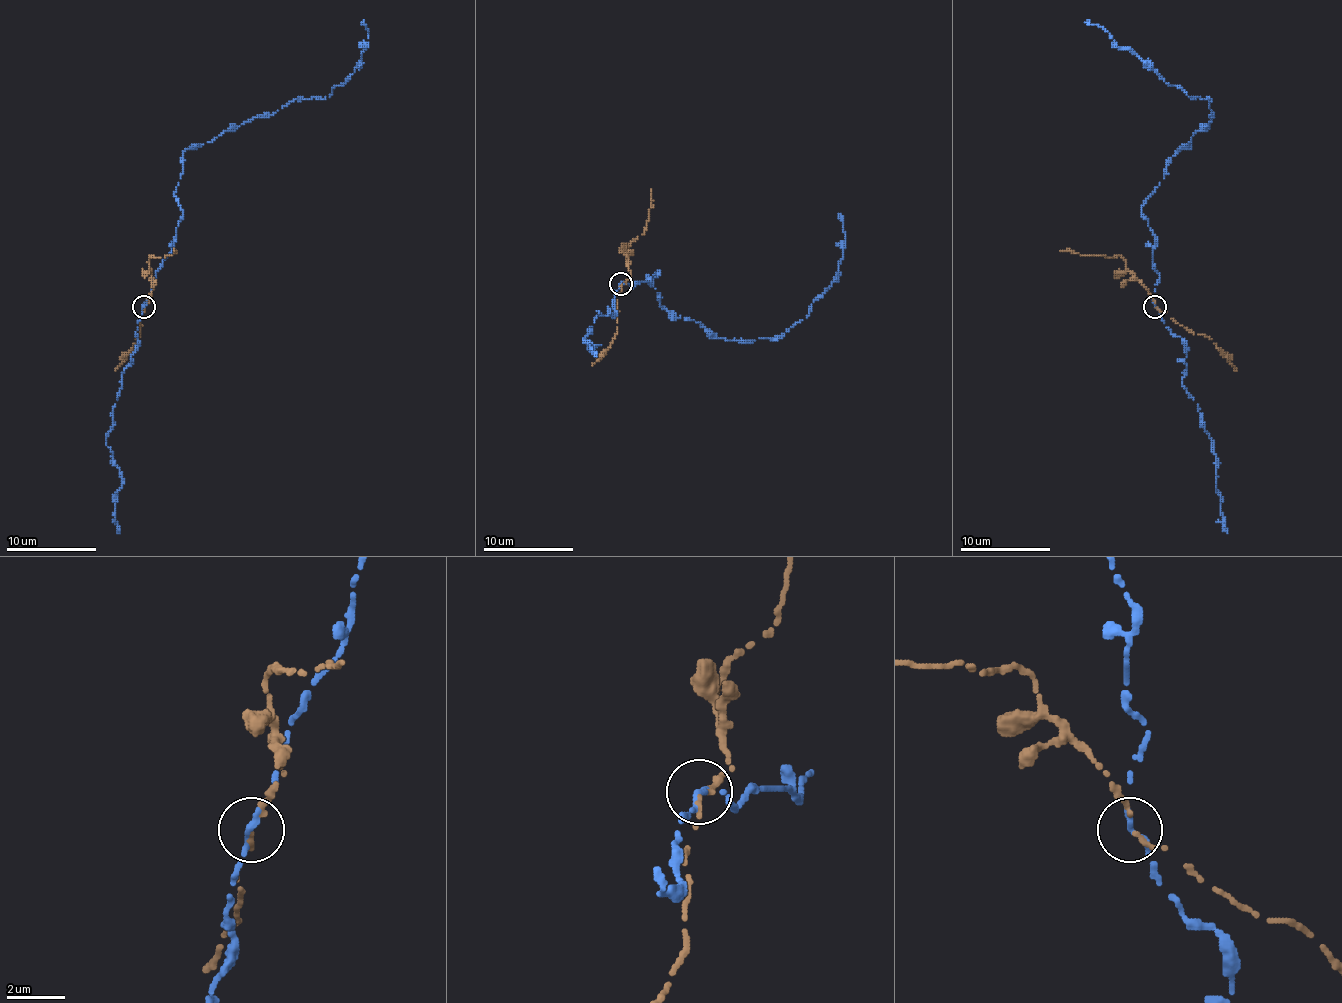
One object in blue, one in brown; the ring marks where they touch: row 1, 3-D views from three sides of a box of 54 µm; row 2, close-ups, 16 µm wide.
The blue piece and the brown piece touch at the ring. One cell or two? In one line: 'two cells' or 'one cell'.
two cells

